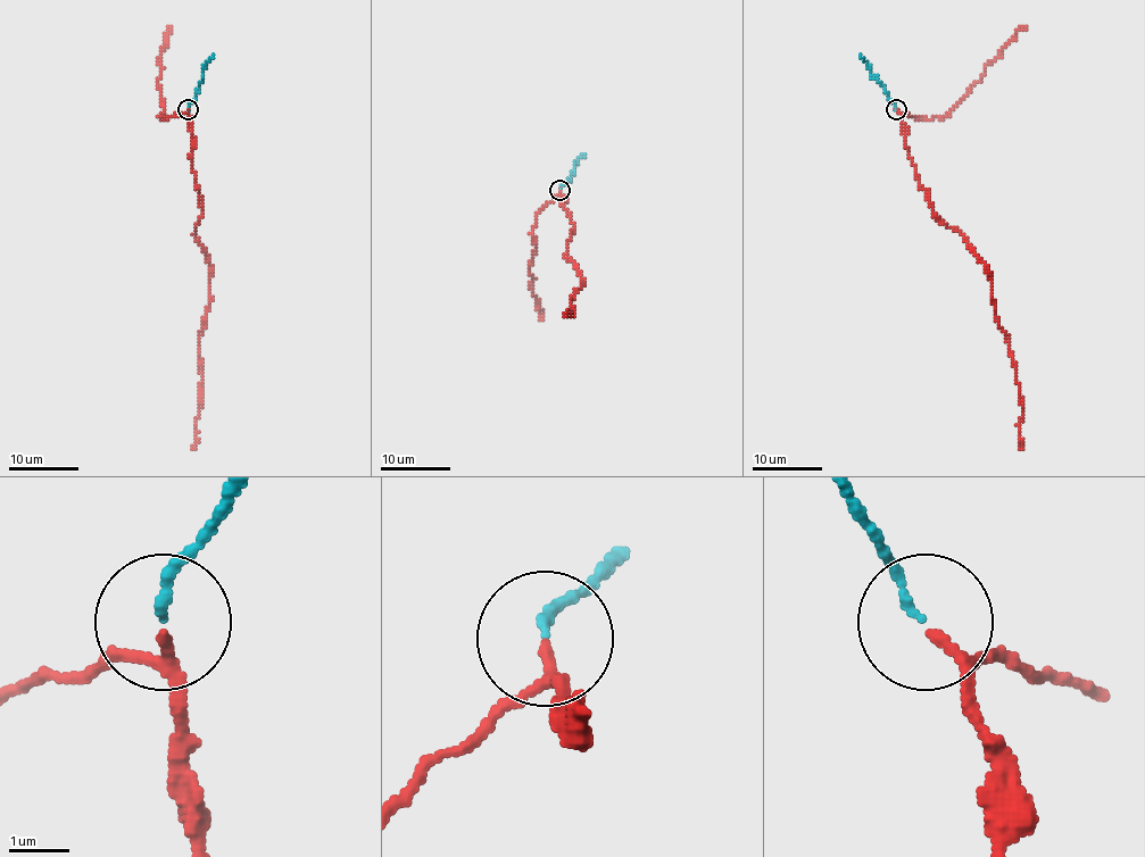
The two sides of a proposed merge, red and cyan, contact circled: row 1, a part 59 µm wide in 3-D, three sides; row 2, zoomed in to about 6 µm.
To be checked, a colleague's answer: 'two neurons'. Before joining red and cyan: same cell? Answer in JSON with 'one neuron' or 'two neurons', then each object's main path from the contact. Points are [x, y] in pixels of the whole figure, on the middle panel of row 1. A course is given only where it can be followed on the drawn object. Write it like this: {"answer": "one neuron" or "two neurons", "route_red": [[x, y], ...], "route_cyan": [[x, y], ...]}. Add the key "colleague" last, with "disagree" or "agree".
{"answer": "one neuron", "route_red": [[559, 189], [573, 225], [566, 257], [579, 271], [582, 283], [570, 302], [572, 317], [569, 313], [566, 316]], "route_cyan": [[559, 189], [570, 179], [575, 164], [586, 155]], "colleague": "disagree"}

